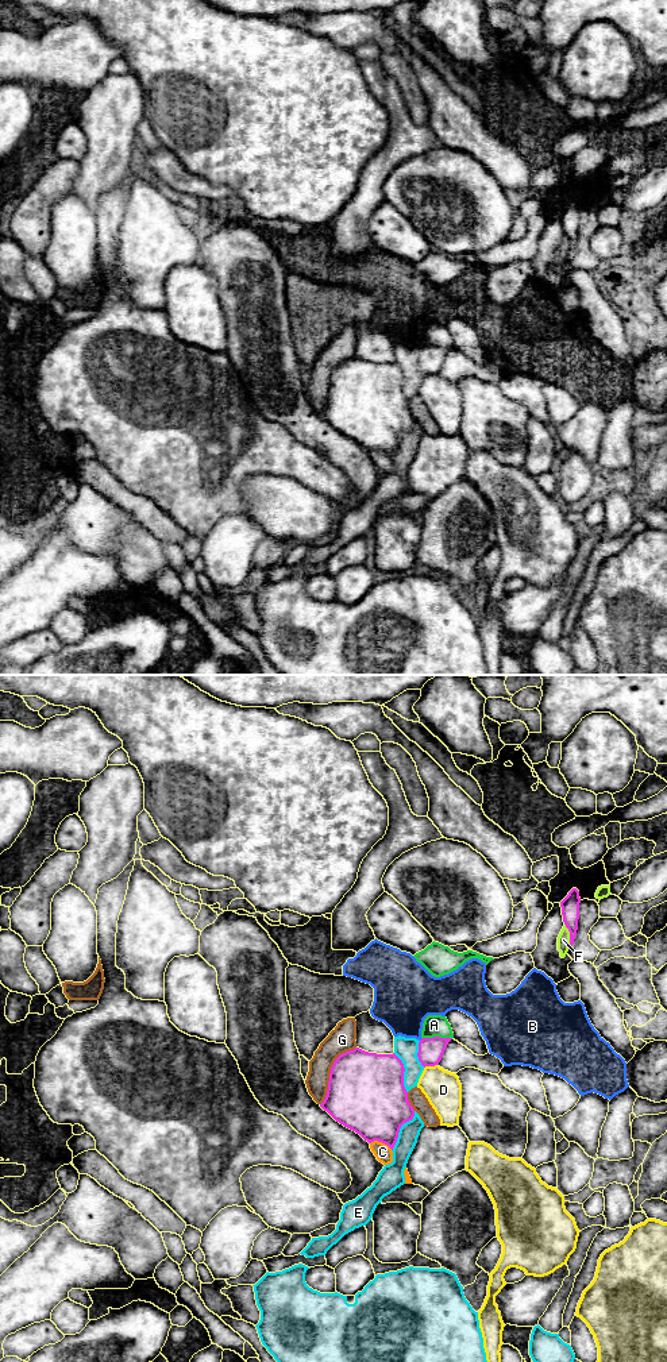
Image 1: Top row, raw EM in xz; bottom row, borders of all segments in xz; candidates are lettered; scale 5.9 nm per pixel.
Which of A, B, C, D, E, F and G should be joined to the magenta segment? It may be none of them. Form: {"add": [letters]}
{"add": []}

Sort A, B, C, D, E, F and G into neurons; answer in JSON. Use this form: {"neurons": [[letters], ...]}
{"neurons": [["A"], ["B"], ["C"], ["D"], ["E"], ["F"], ["G"]]}

